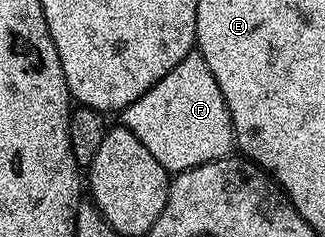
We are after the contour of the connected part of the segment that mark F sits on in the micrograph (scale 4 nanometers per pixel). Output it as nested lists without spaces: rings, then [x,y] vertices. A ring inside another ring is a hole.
[[[197,52],[184,56],[184,60],[180,60],[168,76],[152,84],[140,100],[132,100],[132,104],[121,111],[120,122],[168,172],[229,158],[236,146],[228,104],[224,104],[220,84],[216,84],[204,56]]]

